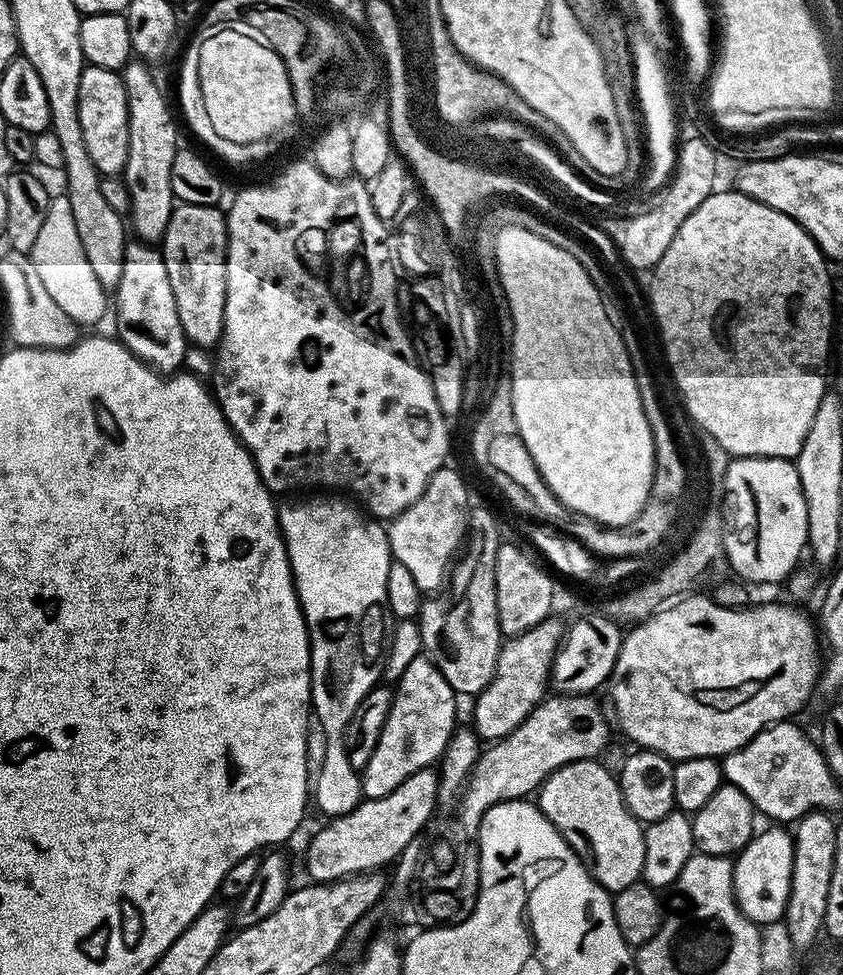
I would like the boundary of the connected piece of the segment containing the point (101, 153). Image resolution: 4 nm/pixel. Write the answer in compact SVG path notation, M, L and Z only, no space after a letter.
M85 67L82 82L78 86L78 98L86 150L90 150L90 158L94 158L94 166L105 177L119 177L124 171L130 150L128 95L124 89L123 75L105 68Z

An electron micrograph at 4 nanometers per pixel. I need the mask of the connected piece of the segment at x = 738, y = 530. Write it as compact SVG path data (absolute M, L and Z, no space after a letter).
M738 456L729 459L722 491L728 495L728 508L723 513L724 546L731 571L749 585L787 581L797 571L796 563L800 555L805 555L808 543L806 498L802 498L802 486L795 463L773 456Z

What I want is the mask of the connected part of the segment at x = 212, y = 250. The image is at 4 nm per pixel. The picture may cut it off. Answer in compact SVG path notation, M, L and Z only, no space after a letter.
M177 203L164 231L162 255L166 274L170 274L170 287L174 289L174 302L178 306L178 322L182 322L184 339L198 348L215 349L224 329L226 310L228 221L225 213L216 206Z

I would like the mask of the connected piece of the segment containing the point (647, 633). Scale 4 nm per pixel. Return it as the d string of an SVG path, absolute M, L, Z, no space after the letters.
M689 594L683 598L677 599L675 602L669 603L667 606L660 608L655 615L649 617L646 620L637 623L635 626L629 627L627 631L623 633L622 639L620 641L620 653L616 659L616 665L612 671L612 675L606 685L606 691L608 691L608 696L612 699L612 708L616 711L616 720L614 716L614 724L620 727L620 732L628 740L633 740L633 745L639 746L641 749L650 752L661 752L663 756L668 757L669 760L673 762L679 762L681 760L689 760L690 758L706 758L711 756L713 758L723 758L729 756L734 750L738 750L742 746L746 746L751 740L759 734L759 732L764 731L769 724L778 724L782 720L787 720L789 718L795 717L795 712L800 712L804 708L804 703L812 696L812 691L815 693L818 688L818 681L822 671L822 640L818 635L817 625L804 612L799 612L796 608L791 608L788 604L760 604L755 608L755 606L749 606L746 608L723 608L715 604L707 595L704 594Z

